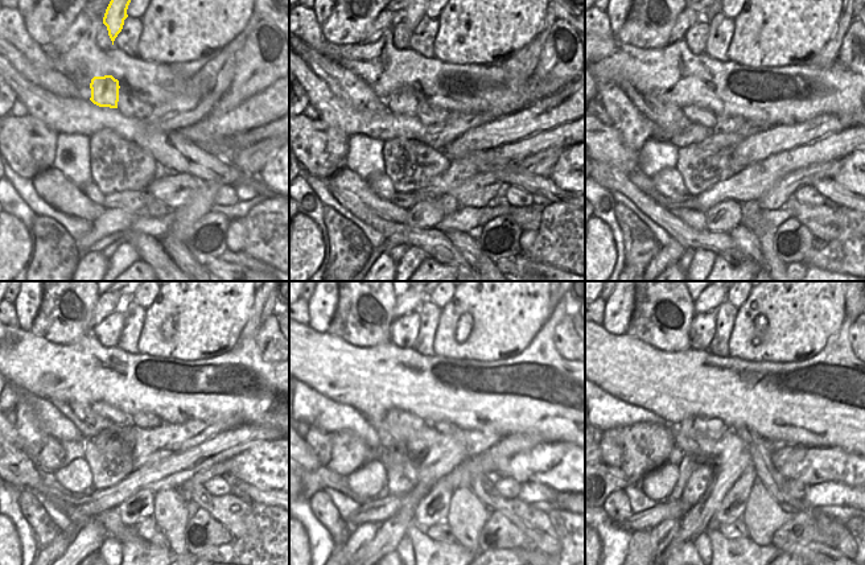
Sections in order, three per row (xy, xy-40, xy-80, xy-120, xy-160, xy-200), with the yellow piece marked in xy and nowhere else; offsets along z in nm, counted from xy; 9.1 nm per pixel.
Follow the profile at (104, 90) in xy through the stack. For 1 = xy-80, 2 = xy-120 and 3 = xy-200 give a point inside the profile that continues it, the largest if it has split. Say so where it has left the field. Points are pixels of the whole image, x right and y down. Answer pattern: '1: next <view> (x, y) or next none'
1: next xy-80 (676, 119)
2: next xy-120 (148, 446)
3: next xy-200 (726, 454)

